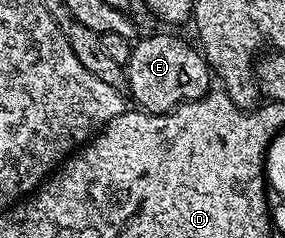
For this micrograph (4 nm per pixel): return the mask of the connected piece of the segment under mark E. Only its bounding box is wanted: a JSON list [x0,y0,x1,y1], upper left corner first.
[127,32,211,112]

